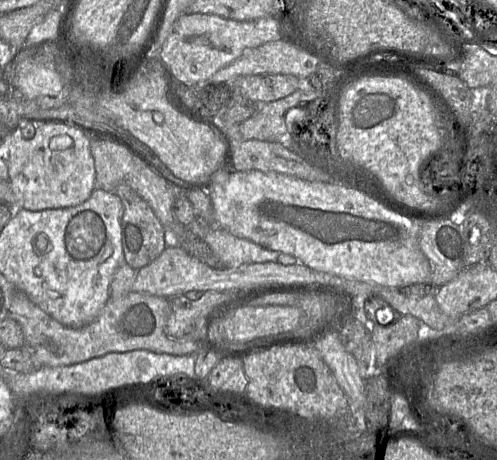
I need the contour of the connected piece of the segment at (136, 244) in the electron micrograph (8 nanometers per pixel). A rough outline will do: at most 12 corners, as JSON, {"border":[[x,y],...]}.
{"border":[[126,184],[121,242],[135,270],[165,250],[165,228],[148,203]]}

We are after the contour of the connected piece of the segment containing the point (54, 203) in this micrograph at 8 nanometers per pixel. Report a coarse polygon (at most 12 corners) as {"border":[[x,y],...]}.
{"border":[[35,122],[9,146],[16,208],[60,209],[95,189],[91,136]]}

